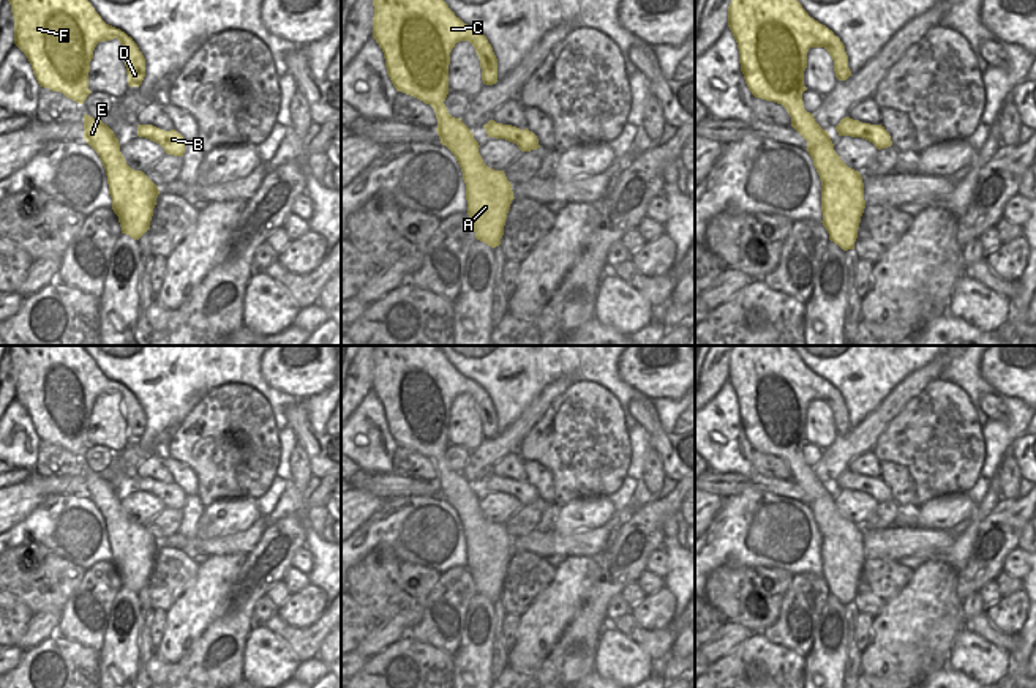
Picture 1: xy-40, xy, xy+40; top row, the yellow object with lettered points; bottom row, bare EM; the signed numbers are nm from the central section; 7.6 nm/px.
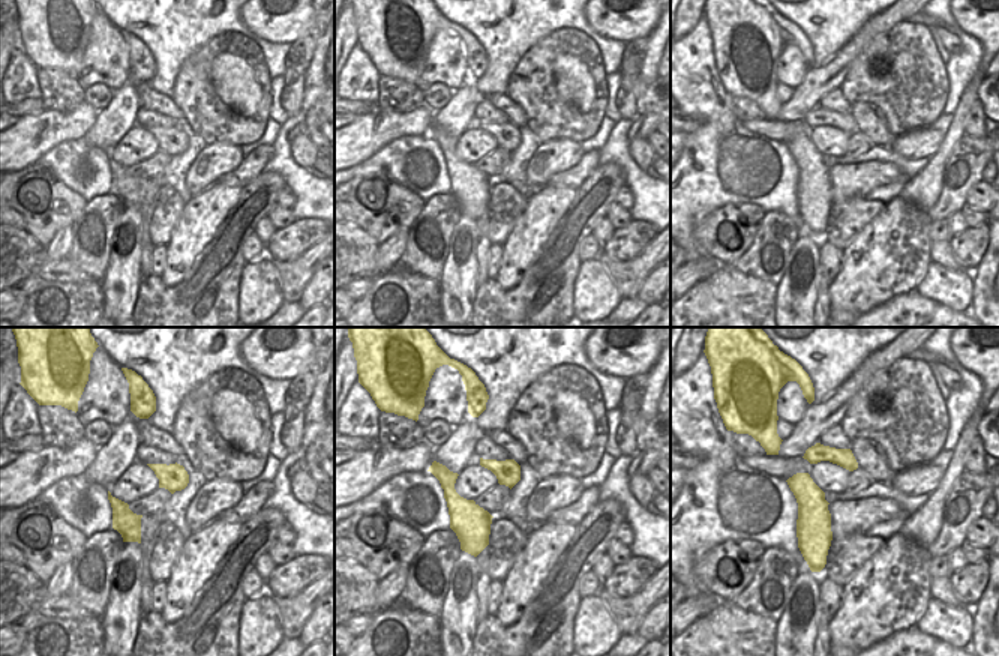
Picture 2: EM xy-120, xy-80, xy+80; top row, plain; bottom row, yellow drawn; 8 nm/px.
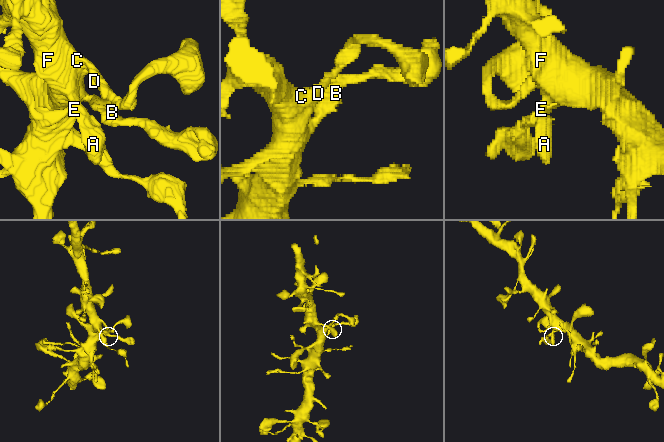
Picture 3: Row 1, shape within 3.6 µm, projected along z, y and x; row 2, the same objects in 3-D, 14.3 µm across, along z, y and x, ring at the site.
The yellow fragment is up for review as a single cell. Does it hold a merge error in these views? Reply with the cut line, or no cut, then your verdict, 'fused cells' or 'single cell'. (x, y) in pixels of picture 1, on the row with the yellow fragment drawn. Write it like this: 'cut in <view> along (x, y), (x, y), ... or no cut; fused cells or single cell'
no cut; single cell

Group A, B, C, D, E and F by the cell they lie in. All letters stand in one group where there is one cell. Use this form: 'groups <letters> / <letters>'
groups A B C D E F

